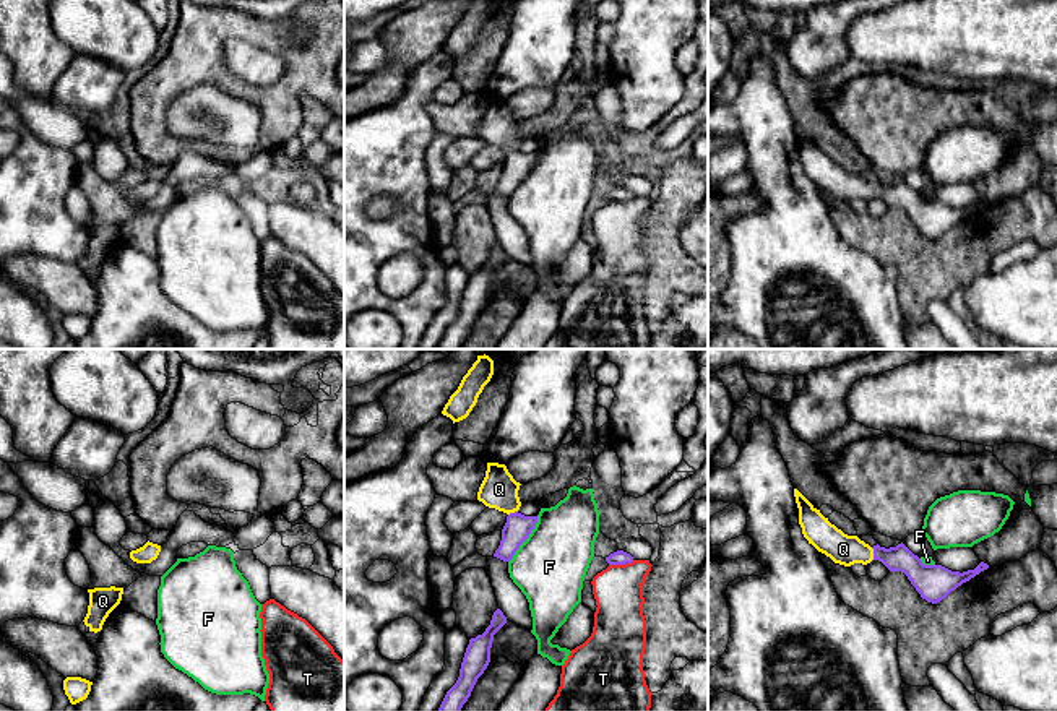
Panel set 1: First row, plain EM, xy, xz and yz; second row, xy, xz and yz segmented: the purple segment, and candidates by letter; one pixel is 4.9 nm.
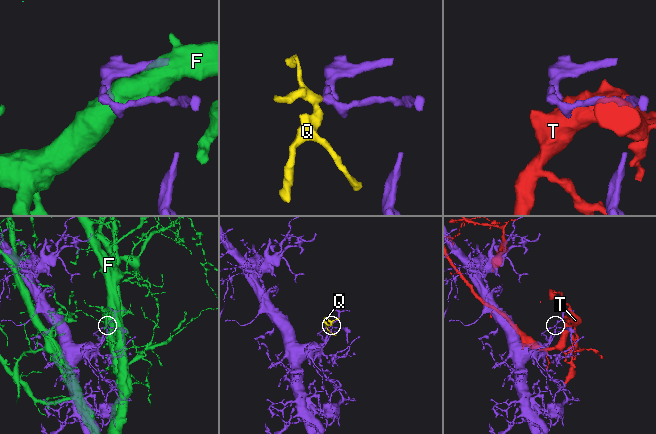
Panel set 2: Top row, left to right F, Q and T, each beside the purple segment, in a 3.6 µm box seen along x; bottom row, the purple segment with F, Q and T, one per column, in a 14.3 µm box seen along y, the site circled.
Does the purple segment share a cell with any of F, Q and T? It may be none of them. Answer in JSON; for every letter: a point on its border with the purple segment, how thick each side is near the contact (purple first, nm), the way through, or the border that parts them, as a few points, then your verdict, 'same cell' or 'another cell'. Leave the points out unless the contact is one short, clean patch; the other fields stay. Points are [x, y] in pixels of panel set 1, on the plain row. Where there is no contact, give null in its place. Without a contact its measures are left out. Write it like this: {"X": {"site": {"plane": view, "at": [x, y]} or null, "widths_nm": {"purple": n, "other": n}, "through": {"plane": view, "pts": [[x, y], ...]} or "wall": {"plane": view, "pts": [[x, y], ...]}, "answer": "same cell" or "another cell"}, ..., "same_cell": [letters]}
{"F": {"site": {"plane": "xz", "at": [526, 174]}, "widths_nm": {"purple": 130, "other": 360}, "answer": "another cell"}, "Q": {"site": {"plane": "yz", "at": [874, 190]}, "widths_nm": {"purple": 130, "other": 150}, "through": {"plane": "yz", "pts": [[897, 195], [874, 190], [843, 185]]}, "answer": "same cell"}, "T": {"site": {"plane": "xz", "at": [621, 200]}, "widths_nm": {"purple": 70, "other": 240}, "answer": "another cell"}, "same_cell": ["Q"]}

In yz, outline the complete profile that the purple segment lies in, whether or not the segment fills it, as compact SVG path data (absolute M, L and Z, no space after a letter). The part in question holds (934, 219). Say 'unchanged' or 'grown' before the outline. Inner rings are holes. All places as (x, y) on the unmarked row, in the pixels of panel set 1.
grown; M794 125L794 133L802 170L818 188L844 203L878 196L890 208L904 209L927 239L940 239L958 222L989 205L987 200L981 198L974 206L960 209L942 201L924 201L903 179L890 185L878 180L870 183L857 172L848 172L831 161L797 125Z

